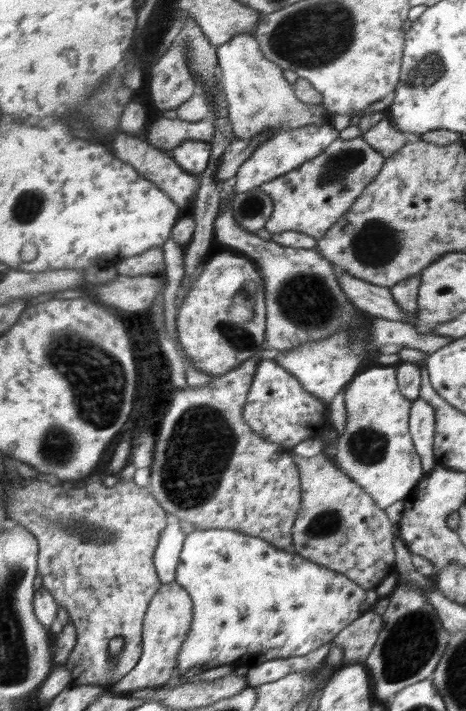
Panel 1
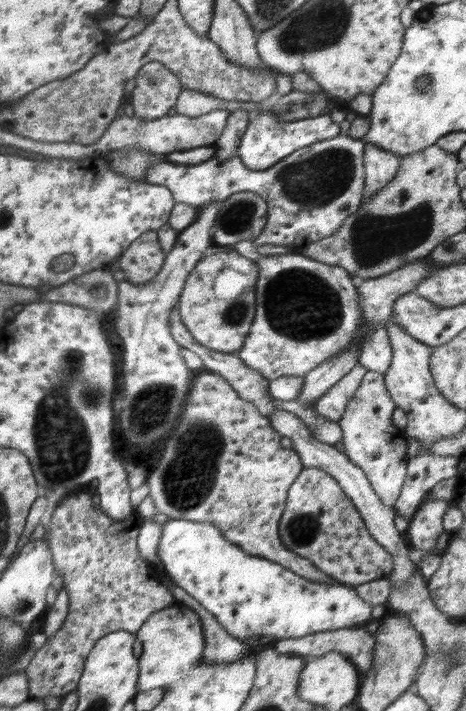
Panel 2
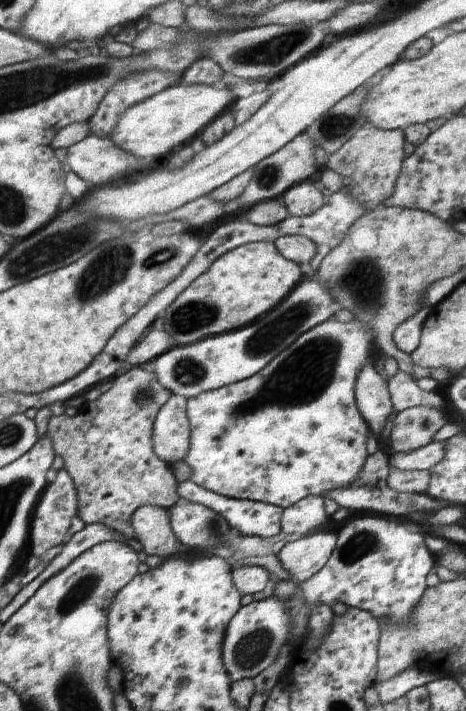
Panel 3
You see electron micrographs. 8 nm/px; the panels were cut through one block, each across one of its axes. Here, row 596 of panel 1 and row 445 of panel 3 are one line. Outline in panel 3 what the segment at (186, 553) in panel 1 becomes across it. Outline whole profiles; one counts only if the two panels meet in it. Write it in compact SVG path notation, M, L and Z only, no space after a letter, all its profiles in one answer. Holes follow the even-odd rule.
M334 317L308 329L299 336L286 350L281 350L260 372L253 374L250 378L235 382L234 384L220 387L211 391L204 391L195 397L187 399L187 417L191 430L191 445L187 450L184 462L192 469L191 481L214 491L215 493L235 498L262 501L270 503L283 509L291 507L302 498L314 495L324 496L334 489L345 489L358 478L362 467L368 458L366 451L366 440L372 432L368 423L358 410L354 396L354 383L360 368L368 361L368 350L374 345L373 336L367 327L363 327L356 319L341 323Z

